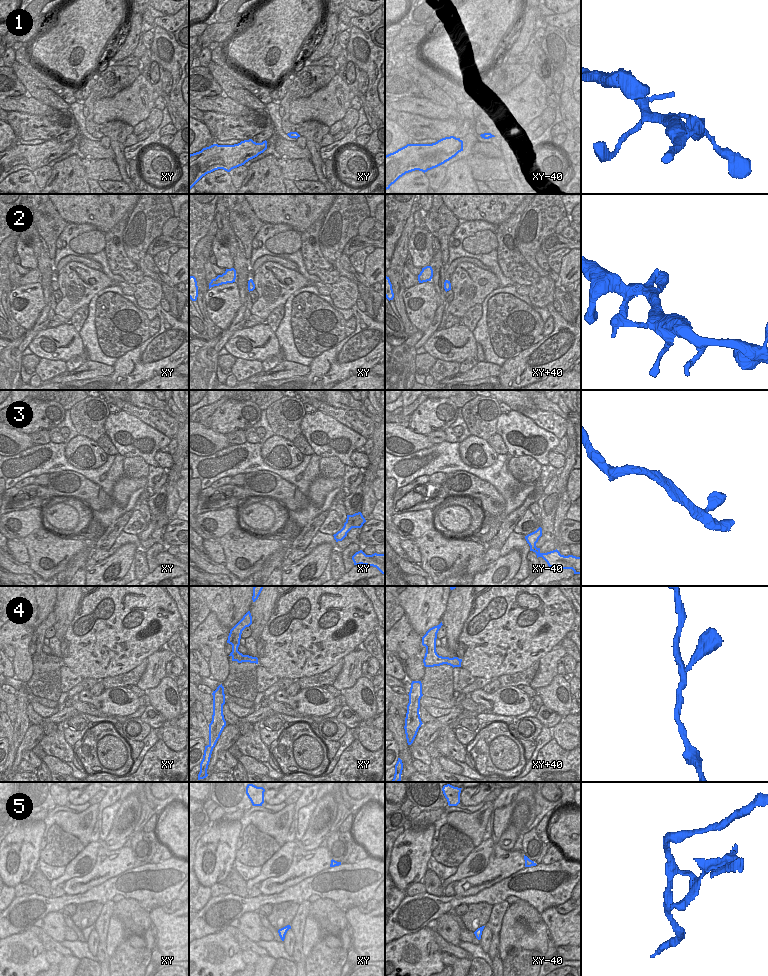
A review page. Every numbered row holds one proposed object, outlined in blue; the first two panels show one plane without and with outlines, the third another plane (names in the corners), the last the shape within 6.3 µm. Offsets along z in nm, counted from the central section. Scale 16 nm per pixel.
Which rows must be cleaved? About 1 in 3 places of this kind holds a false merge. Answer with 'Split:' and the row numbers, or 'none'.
Split: 1, 5

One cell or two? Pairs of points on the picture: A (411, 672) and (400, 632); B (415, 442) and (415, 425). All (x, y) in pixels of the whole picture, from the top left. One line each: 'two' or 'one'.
A: one
B: two

